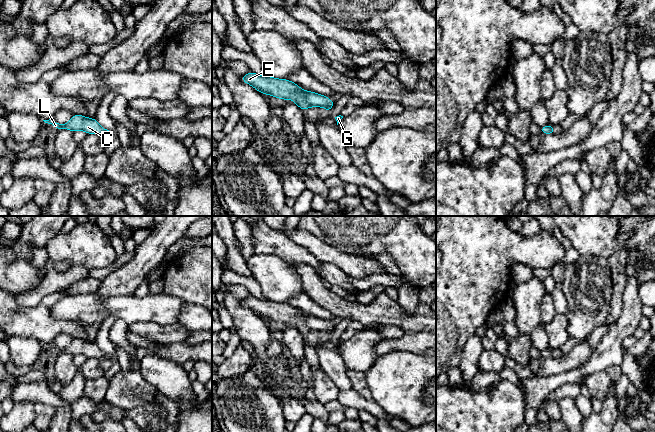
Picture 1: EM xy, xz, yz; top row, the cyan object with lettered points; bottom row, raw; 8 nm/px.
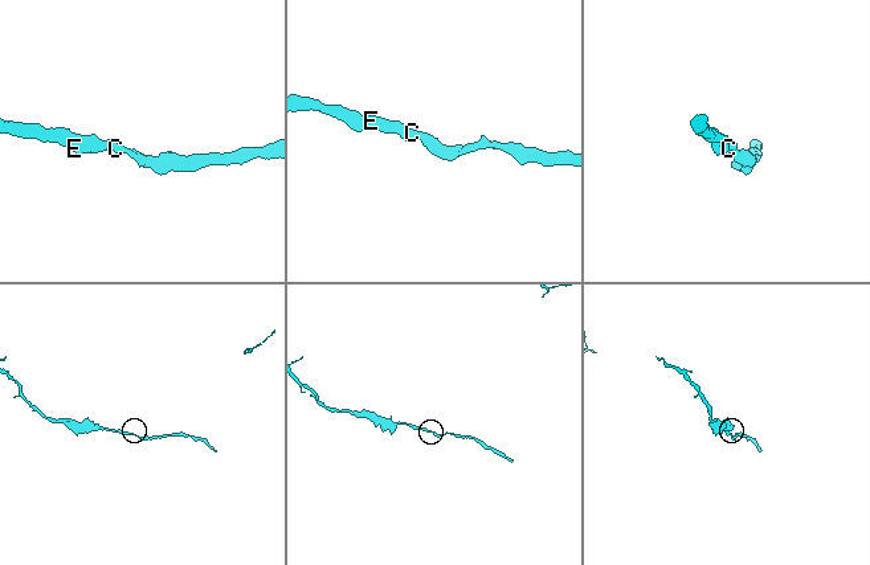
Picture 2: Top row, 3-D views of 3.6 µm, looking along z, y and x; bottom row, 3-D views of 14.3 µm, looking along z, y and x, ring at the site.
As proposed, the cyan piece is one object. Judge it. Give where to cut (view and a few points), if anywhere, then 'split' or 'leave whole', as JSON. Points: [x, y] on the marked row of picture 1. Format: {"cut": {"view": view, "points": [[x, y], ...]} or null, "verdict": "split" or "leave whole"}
{"cut": null, "verdict": "leave whole"}

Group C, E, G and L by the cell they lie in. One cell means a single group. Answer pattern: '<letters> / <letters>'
C E G L

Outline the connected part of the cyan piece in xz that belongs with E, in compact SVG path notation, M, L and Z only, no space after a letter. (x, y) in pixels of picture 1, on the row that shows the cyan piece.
M250 72L242 75L241 80L262 94L268 94L282 100L291 99L301 110L306 110L309 107L324 107L326 111L330 112L335 104L327 96L302 90L298 84L288 79L276 79Z

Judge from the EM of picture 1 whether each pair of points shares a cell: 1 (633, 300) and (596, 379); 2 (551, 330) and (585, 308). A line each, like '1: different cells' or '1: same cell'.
1: different cells
2: different cells

